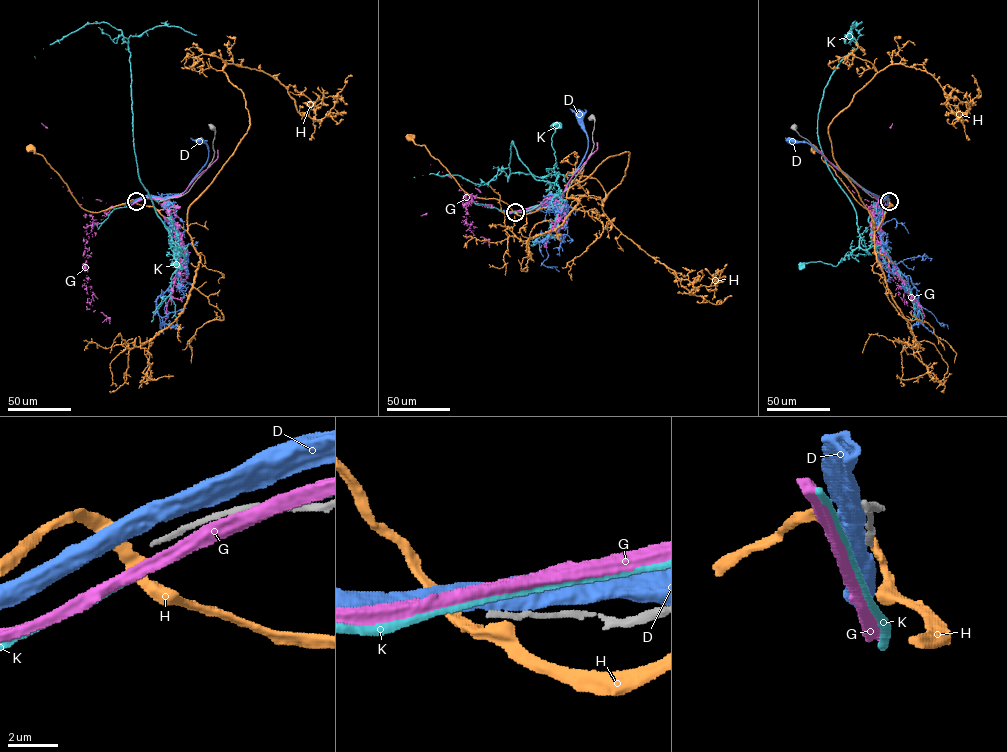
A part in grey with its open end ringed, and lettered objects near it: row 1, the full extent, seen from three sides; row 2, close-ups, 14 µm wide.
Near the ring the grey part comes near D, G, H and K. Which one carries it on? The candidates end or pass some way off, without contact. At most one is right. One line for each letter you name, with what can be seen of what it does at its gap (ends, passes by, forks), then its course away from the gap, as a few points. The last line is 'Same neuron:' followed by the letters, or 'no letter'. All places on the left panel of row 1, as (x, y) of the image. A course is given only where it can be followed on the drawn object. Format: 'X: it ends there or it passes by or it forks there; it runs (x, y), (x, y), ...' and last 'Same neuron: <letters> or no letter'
Same neuron: no letter

